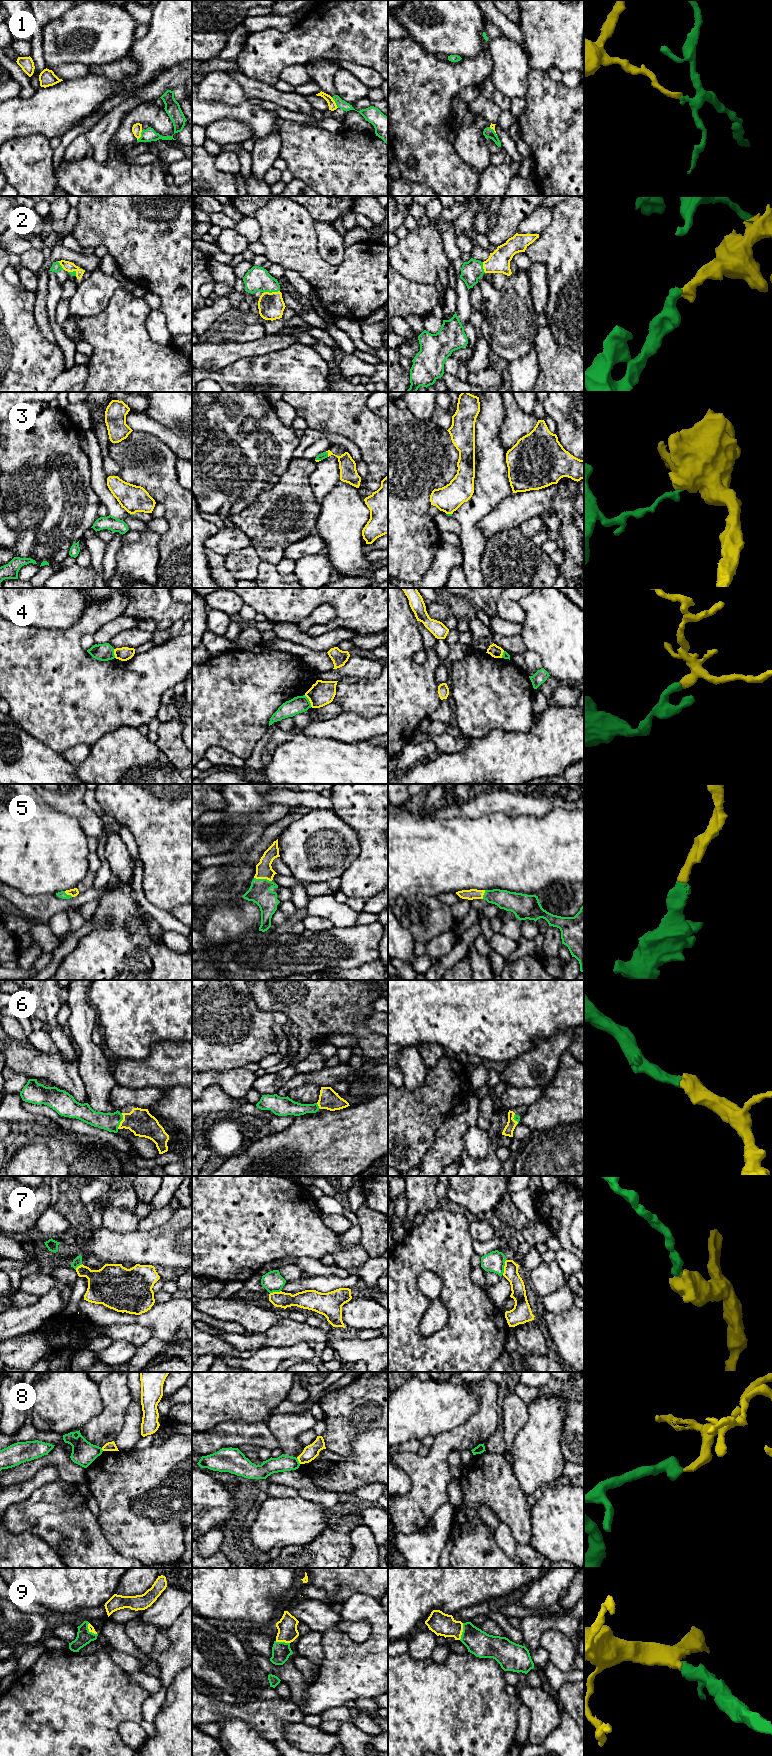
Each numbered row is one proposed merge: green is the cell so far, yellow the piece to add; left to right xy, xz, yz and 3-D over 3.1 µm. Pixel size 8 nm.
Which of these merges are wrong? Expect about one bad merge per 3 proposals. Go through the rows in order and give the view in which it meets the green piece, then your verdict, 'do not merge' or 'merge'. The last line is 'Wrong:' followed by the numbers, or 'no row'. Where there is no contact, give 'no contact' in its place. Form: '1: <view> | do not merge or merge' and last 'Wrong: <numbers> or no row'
1: xz | do not merge
2: xz | merge
3: xz | do not merge
4: xz | do not merge
5: xz | merge
6: xy | merge
7: yz | do not merge
8: xz | do not merge
9: yz | merge
Wrong: 1, 3, 4, 7, 8

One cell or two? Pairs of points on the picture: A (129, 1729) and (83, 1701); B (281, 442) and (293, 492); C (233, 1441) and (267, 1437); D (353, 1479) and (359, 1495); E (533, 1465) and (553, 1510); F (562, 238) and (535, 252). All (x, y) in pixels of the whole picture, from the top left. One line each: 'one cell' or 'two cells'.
A: two cells
B: two cells
C: one cell
D: two cells
E: two cells
F: one cell

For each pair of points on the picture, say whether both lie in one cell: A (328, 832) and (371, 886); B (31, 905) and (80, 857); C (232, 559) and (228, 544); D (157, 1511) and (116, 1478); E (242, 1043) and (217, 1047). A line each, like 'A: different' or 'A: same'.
A: different
B: different
C: different
D: same
E: same

